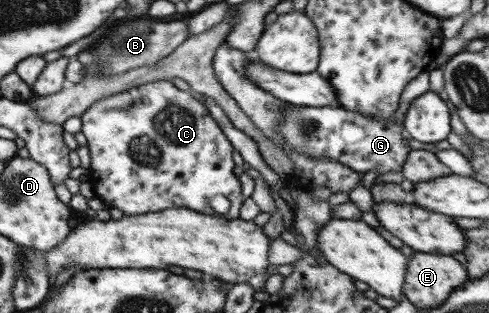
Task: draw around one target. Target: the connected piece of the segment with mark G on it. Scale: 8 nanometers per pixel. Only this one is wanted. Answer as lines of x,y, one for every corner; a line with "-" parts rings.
427,69
403,88
399,107
394,116
389,118
375,118
338,106
303,107
287,103
283,107
283,119
279,121
281,125
277,127
277,132
301,155
309,155
312,159
329,157
361,175
376,172
378,177
384,173
401,172
412,151
404,129
407,110
415,98
429,91
430,77

